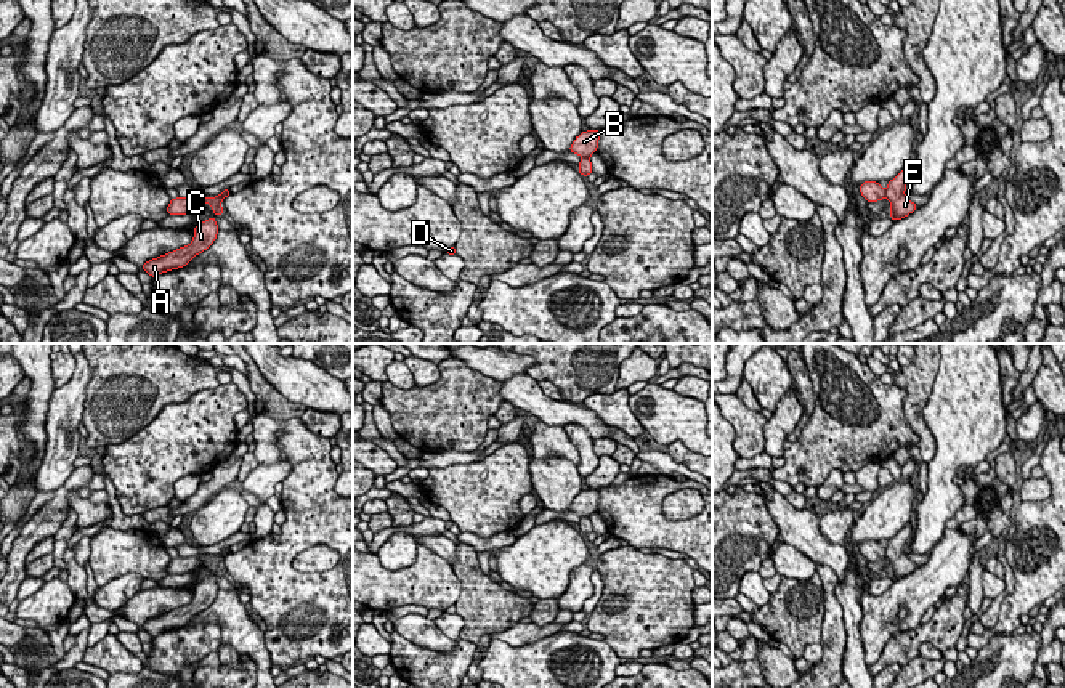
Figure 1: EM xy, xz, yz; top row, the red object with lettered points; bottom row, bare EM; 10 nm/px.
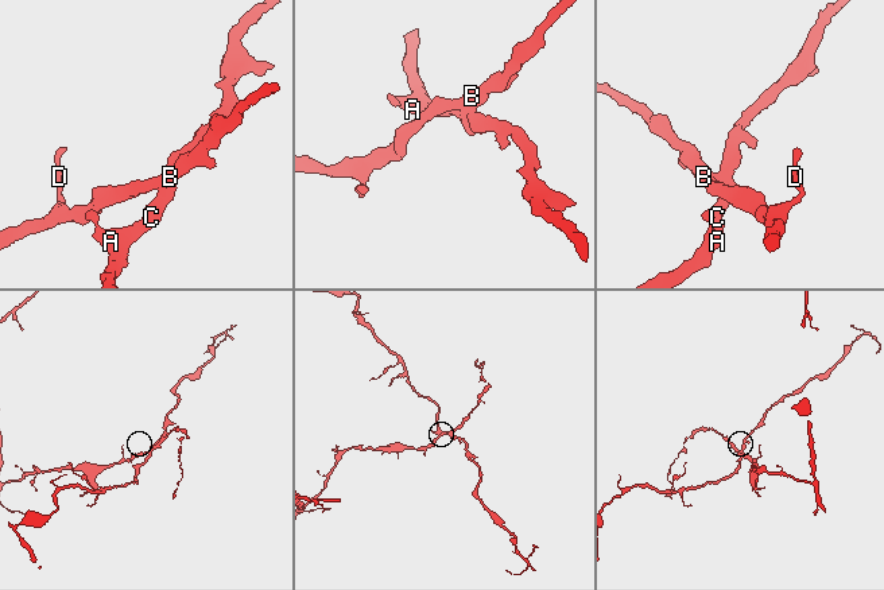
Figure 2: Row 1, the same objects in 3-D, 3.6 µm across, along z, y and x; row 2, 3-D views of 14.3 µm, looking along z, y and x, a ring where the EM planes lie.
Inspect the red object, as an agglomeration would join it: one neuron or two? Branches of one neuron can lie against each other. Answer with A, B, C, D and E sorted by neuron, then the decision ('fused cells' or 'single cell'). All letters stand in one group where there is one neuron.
groups A C E / B D; fused cells

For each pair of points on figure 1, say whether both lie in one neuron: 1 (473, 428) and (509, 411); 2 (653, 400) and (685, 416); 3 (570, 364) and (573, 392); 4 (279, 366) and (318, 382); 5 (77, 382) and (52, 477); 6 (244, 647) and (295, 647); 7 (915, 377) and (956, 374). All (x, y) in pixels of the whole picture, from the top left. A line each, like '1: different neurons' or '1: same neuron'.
1: different neurons
2: same neuron
3: same neuron
4: same neuron
5: same neuron
6: different neurons
7: different neurons

